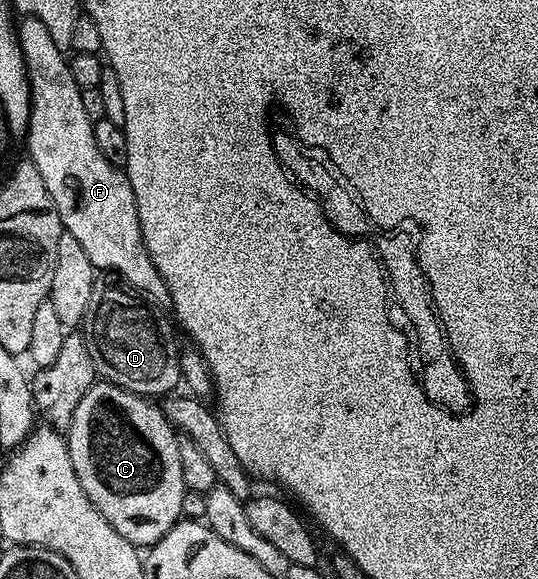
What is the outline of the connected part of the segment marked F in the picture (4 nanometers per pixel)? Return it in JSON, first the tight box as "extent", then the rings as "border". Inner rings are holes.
{"extent":[18,16,171,307],"border":[[[21,16],[18,32],[32,94],[32,113],[26,134],[27,156],[38,167],[42,183],[46,183],[63,232],[74,235],[74,239],[82,243],[90,263],[97,270],[113,269],[149,302],[160,307],[171,306],[170,291],[142,239],[131,176],[98,151],[92,130],[94,123],[82,107],[80,88],[74,83],[74,75],[70,75],[65,50],[50,39],[50,31],[37,17]]]}

